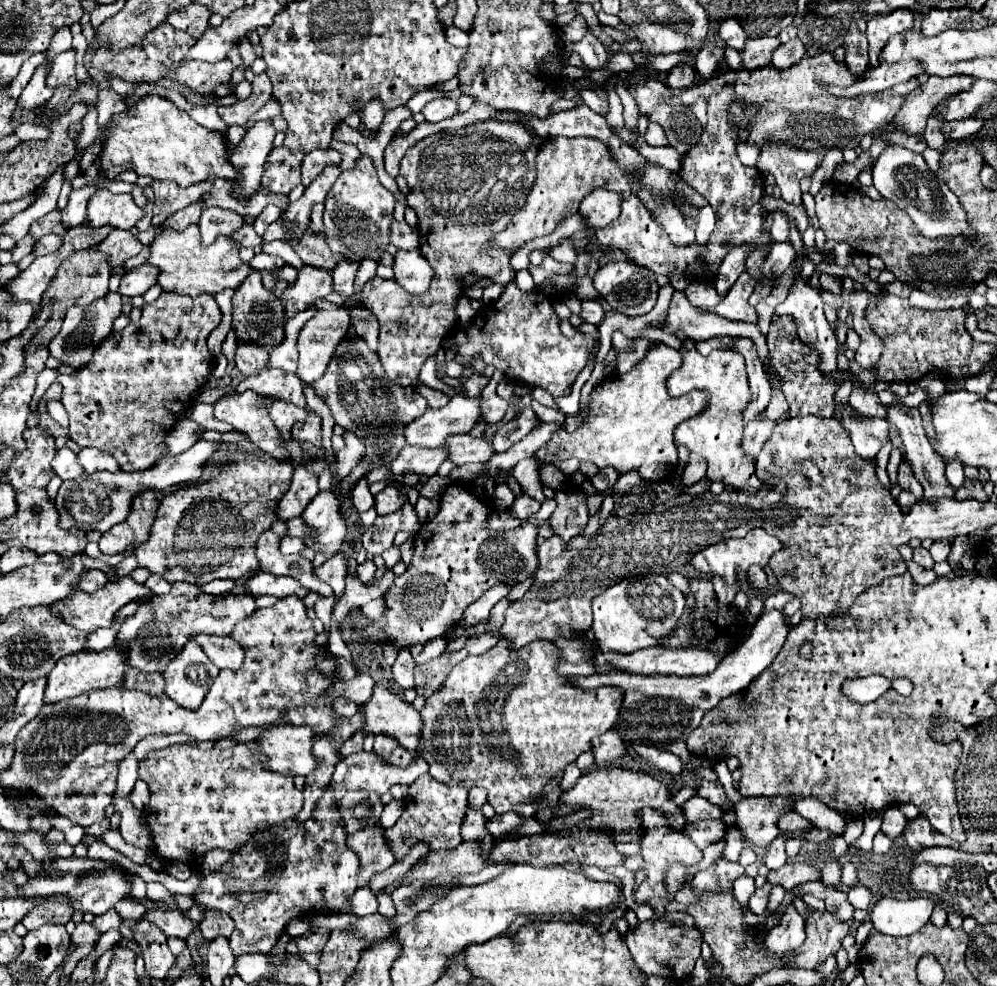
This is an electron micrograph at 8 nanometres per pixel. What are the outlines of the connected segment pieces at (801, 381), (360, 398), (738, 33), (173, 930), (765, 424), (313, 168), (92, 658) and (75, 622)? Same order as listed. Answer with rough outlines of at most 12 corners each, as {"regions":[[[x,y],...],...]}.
{"regions":[[[791,316],[767,334],[791,416],[833,416],[833,394],[853,374],[827,378]],[[361,338],[335,350],[313,384],[343,430],[365,440],[343,496],[407,444],[383,372],[349,380],[379,358]],[[737,20],[719,22],[717,34],[727,46],[741,52],[747,34]],[[149,910],[165,936],[187,938],[199,924],[181,910]],[[757,414],[743,432],[743,448],[757,456],[769,440],[773,426],[789,420],[767,420]],[[313,150],[305,156],[301,174],[309,186],[327,164],[341,164],[335,150]],[[127,644],[63,656],[45,704],[123,682]],[[131,576],[51,608],[83,632],[109,628],[125,604],[153,592]]]}

